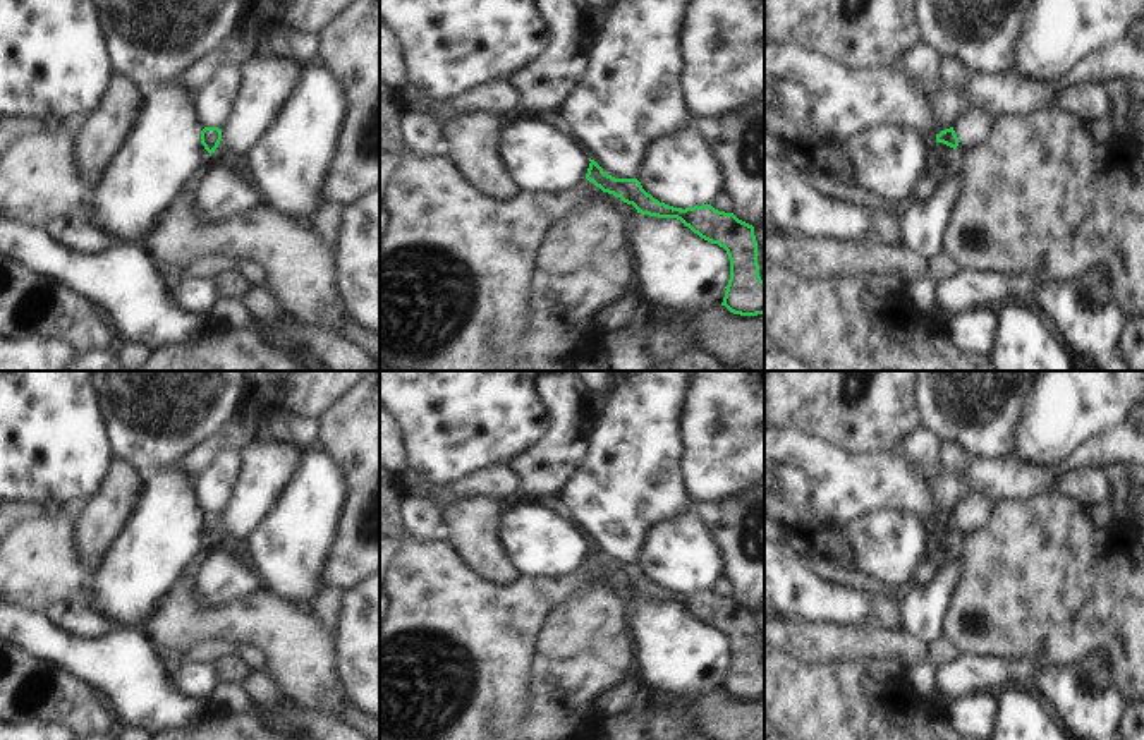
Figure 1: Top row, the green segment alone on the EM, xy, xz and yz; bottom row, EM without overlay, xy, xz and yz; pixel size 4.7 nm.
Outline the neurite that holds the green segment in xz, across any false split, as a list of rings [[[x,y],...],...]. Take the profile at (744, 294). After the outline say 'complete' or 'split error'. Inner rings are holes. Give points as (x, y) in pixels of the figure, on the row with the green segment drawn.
[[[405,148],[386,194],[386,232],[380,240],[380,362],[392,371],[519,371],[505,366],[502,354],[515,354],[531,316],[531,276],[545,232],[575,206],[599,192],[632,204],[637,213],[677,218],[701,239],[723,247],[730,259],[730,280],[721,306],[740,316],[764,314],[764,282],[759,276],[754,227],[711,204],[673,208],[648,194],[637,179],[615,179],[589,158],[586,179],[567,191],[522,191],[502,203],[474,189],[448,158],[423,156]]]; split error

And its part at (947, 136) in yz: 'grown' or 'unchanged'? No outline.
grown

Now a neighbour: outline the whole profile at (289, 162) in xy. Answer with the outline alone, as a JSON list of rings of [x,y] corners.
[[[319,62],[302,65],[301,79],[285,100],[277,120],[242,160],[265,206],[307,225],[313,209],[323,203],[321,187],[335,156],[344,117],[345,94],[338,79]]]

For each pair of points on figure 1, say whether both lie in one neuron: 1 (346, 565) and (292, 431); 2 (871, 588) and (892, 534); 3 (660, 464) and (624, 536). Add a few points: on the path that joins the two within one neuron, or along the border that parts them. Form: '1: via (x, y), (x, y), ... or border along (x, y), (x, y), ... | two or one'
1: border along (316, 419), (318, 445) | two
2: border along (859, 569), (902, 591) | two
3: via (643, 481), (624, 500), (624, 519) | one

